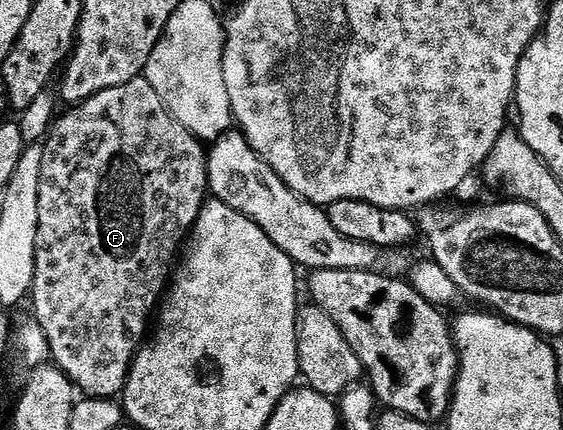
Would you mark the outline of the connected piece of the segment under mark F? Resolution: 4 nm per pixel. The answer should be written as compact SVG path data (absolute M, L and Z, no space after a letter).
M142 75L136 77L130 83L122 83L122 87L110 87L106 91L98 91L98 95L86 99L80 105L73 105L64 112L61 112L59 116L57 116L52 128L48 131L46 140L43 142L42 175L40 176L40 190L38 191L38 239L36 240L36 254L34 255L34 283L32 284L30 302L32 301L32 313L36 316L33 317L34 324L38 327L42 327L42 331L46 335L46 343L48 344L51 360L54 362L56 368L62 370L62 372L76 384L77 390L79 390L83 396L110 397L116 399L123 394L124 384L128 378L132 360L136 358L136 352L140 350L141 345L144 344L146 334L150 329L150 322L153 320L154 314L157 312L158 306L161 304L162 298L170 284L170 278L174 273L174 266L178 261L176 252L182 249L182 246L187 242L192 231L192 224L198 219L198 215L202 211L205 201L209 200L208 154L206 152L205 142L199 141L194 134L190 131L186 131L186 127L182 127L182 123L178 123L178 119L174 119L174 115L170 115L170 111L162 103L162 99L158 99L158 91L154 91L154 87L150 87L150 83Z

